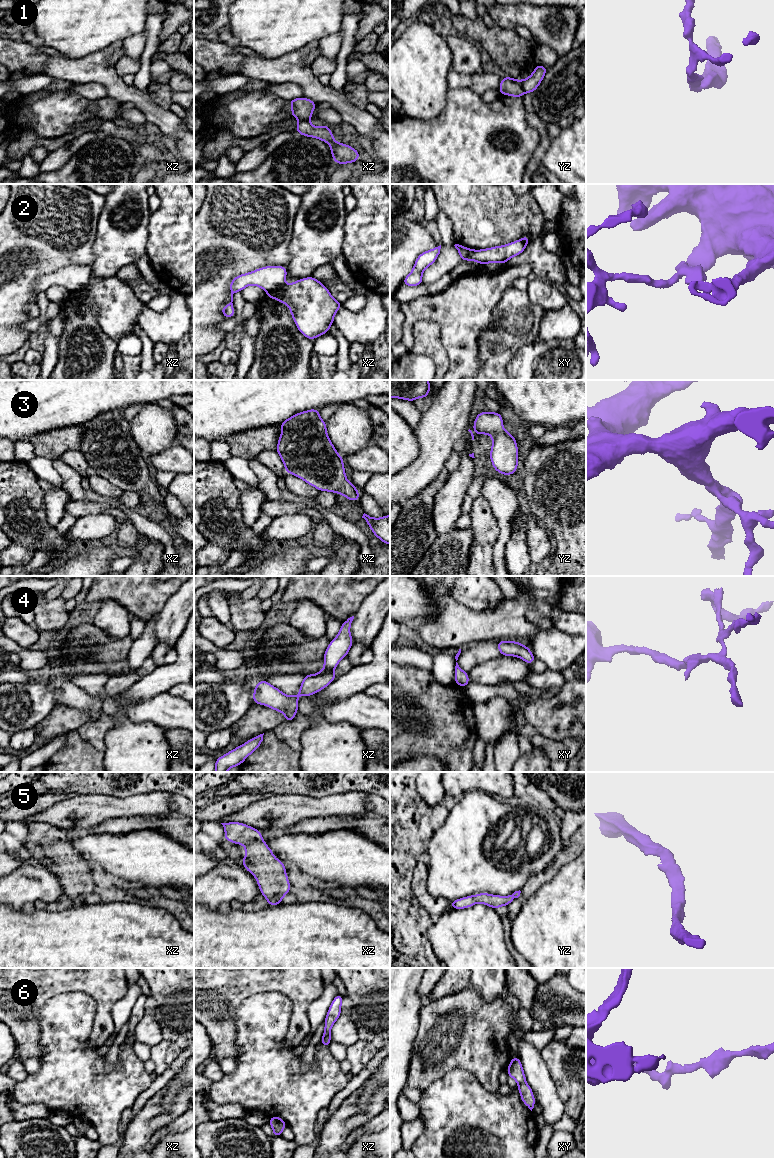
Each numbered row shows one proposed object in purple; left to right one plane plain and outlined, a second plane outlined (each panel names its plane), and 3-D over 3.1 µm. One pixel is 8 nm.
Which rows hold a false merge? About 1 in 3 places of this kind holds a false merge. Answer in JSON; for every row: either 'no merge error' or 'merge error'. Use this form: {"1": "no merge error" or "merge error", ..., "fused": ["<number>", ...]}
{"1": "merge error", "2": "merge error", "3": "no merge error", "4": "no merge error", "5": "no merge error", "6": "merge error", "fused": ["1", "2", "6"]}

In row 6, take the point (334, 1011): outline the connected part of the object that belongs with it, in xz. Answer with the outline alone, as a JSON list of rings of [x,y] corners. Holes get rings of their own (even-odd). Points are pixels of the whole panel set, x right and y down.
[[[337,993],[337,995],[334,997],[328,1009],[328,1013],[324,1021],[325,1029],[324,1029],[323,1035],[329,1041],[331,1041],[331,1028],[333,1024],[337,1021],[337,1019],[340,1017],[341,1004],[343,1000],[344,1000],[344,997],[342,997]]]

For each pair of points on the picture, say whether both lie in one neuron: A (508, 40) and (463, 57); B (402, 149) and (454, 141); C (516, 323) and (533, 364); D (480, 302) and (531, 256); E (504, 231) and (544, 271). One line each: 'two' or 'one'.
A: two
B: one
C: two
D: two
E: two

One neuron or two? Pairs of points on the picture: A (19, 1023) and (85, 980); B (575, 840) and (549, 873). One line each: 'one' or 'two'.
A: one
B: one

